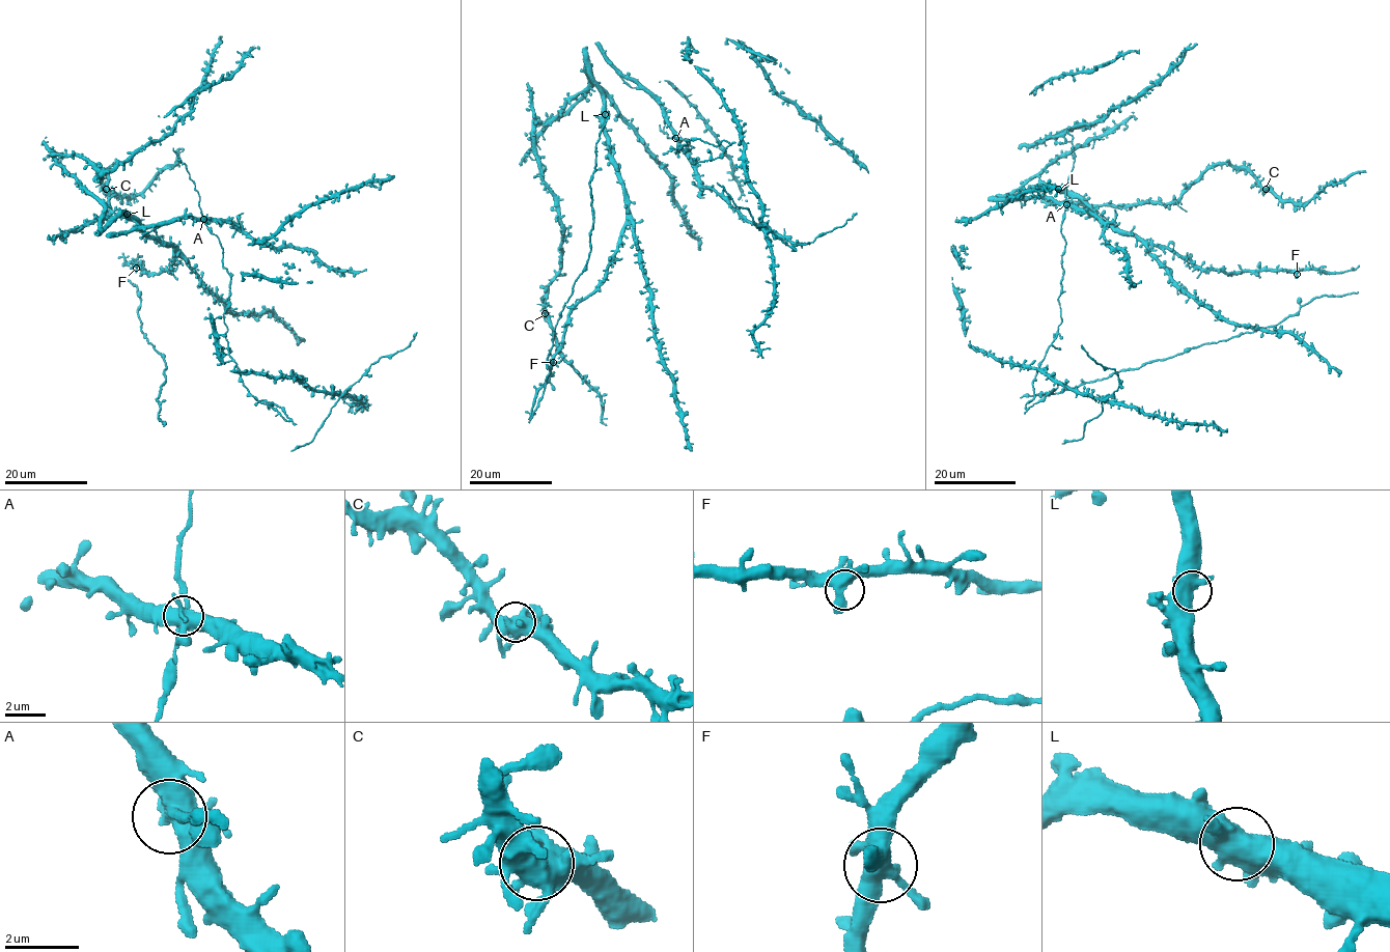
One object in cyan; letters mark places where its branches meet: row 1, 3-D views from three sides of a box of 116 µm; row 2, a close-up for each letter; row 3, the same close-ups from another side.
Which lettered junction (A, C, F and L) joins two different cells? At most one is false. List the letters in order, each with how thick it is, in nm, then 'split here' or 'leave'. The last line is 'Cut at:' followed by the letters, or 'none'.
A: calibre 480 nm; split here
C: calibre 480 nm; leave
F: calibre 440 nm; leave
L: calibre 480 nm; leave
Cut at: A

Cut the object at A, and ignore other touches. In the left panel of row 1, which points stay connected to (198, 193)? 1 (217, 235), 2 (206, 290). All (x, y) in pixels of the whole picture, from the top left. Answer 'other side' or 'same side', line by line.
1: same side
2: other side

